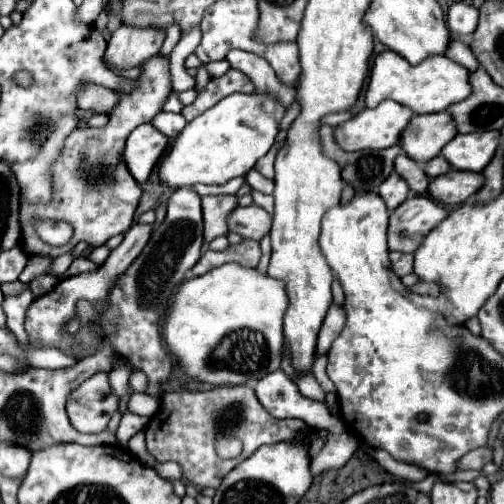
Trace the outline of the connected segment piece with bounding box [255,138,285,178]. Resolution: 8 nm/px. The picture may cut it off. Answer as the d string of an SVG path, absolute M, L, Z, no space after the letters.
M281 138L281 140L277 140L277 142L275 142L275 146L273 146L273 148L271 148L263 158L261 158L261 162L257 162L257 166L255 166L255 168L257 168L265 178L273 178L273 160L275 160L277 150L279 150L283 144L285 144L285 140L283 140L283 138Z

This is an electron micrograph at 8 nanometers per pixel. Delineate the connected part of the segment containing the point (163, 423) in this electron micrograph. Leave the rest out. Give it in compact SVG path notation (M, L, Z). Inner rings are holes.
M217 386L207 392L161 392L161 408L151 418L145 428L147 434L147 450L157 462L173 460L183 468L183 478L199 488L211 486L219 488L221 480L243 460L257 452L263 444L287 442L293 440L299 432L305 432L311 456L315 456L327 432L315 432L301 420L277 420L273 418L257 400L253 386ZM219 436L239 438L243 442L243 452L237 458L219 458L215 452L215 440Z

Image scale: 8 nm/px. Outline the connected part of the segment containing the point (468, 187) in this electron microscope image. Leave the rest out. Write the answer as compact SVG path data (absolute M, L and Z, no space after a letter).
M451 170L441 178L435 178L429 186L429 192L441 204L463 204L485 184L483 174L471 170Z

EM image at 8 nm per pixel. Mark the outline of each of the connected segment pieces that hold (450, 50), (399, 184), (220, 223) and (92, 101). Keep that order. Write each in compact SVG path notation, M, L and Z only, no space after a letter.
M451 40L449 42L449 46L447 46L447 50L445 50L445 54L447 54L447 58L453 58L455 62L459 62L461 66L465 66L467 70L475 70L479 64L477 64L477 58L473 56L473 52L469 50L469 46L465 46L463 42L459 42L459 40Z
M393 172L381 186L379 186L379 194L387 204L387 210L393 212L407 196L409 196L411 188L405 182L405 178L401 178L397 172Z
M205 196L203 198L203 220L205 220L205 244L203 252L207 250L207 244L217 236L227 236L227 216L237 208L237 196Z
M87 86L79 94L79 108L81 110L95 110L99 114L111 114L113 108L119 104L117 94L113 90L101 86Z

